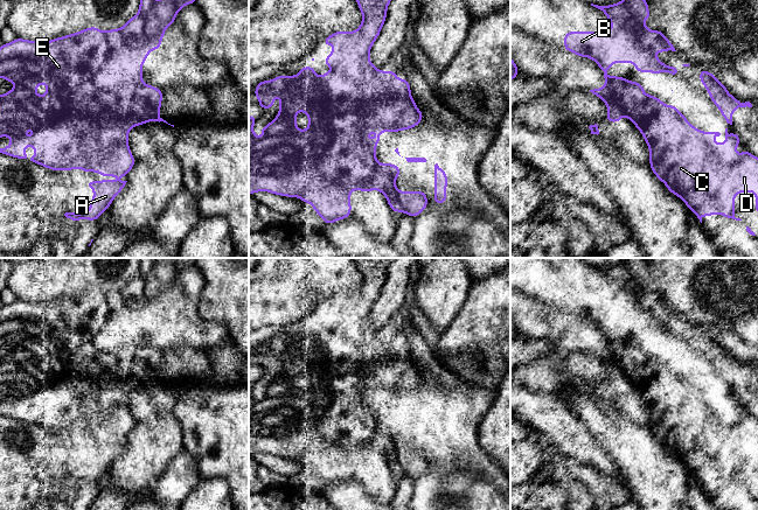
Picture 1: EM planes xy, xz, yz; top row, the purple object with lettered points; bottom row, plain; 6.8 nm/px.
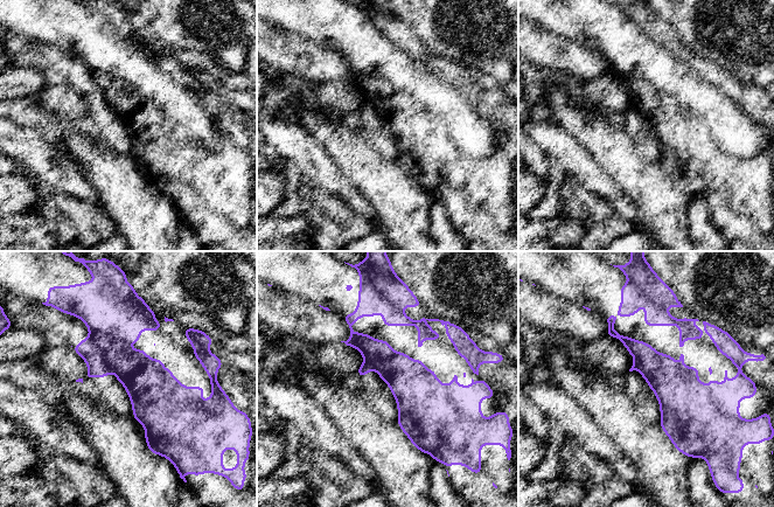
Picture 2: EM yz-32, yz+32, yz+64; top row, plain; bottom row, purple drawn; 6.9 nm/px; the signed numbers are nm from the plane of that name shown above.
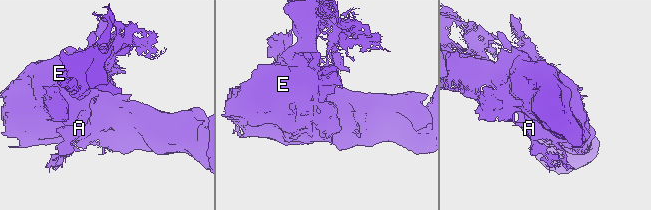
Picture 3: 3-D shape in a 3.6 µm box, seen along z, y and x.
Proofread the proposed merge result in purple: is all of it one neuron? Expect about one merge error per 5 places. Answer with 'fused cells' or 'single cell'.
single cell

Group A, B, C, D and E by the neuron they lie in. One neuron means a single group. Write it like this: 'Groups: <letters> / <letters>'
Groups: A B C D E

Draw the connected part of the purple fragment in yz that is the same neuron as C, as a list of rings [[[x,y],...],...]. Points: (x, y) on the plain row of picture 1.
[[[626,258],[620,264],[613,266],[598,267],[591,265],[591,267],[605,274],[606,279],[612,285],[611,292],[607,293],[601,289],[598,293],[566,293],[564,295],[563,310],[573,314],[579,319],[591,320],[604,334],[605,348],[590,351],[590,354],[596,356],[607,366],[607,377],[605,380],[611,384],[620,384],[620,379],[625,377],[634,385],[648,407],[652,433],[666,446],[668,453],[684,462],[687,469],[696,475],[701,484],[703,477],[714,477],[715,475],[721,475],[725,480],[742,482],[740,480],[735,478],[735,459],[738,454],[752,453],[757,462],[754,471],[758,474],[758,418],[753,418],[745,410],[739,418],[737,417],[737,406],[742,405],[737,393],[729,396],[728,390],[725,390],[726,403],[724,405],[715,405],[714,400],[721,397],[719,393],[700,392],[688,384],[687,378],[679,373],[677,368],[667,368],[656,357],[648,357],[639,343],[631,343],[625,338],[610,338],[607,336],[606,331],[611,330],[612,326],[618,323],[634,324],[637,334],[653,334],[654,336],[669,334],[672,337],[679,337],[676,327],[668,328],[653,315],[654,313],[662,314],[676,312],[661,292],[651,292],[645,287],[645,281],[651,279],[648,264],[642,258]]]

